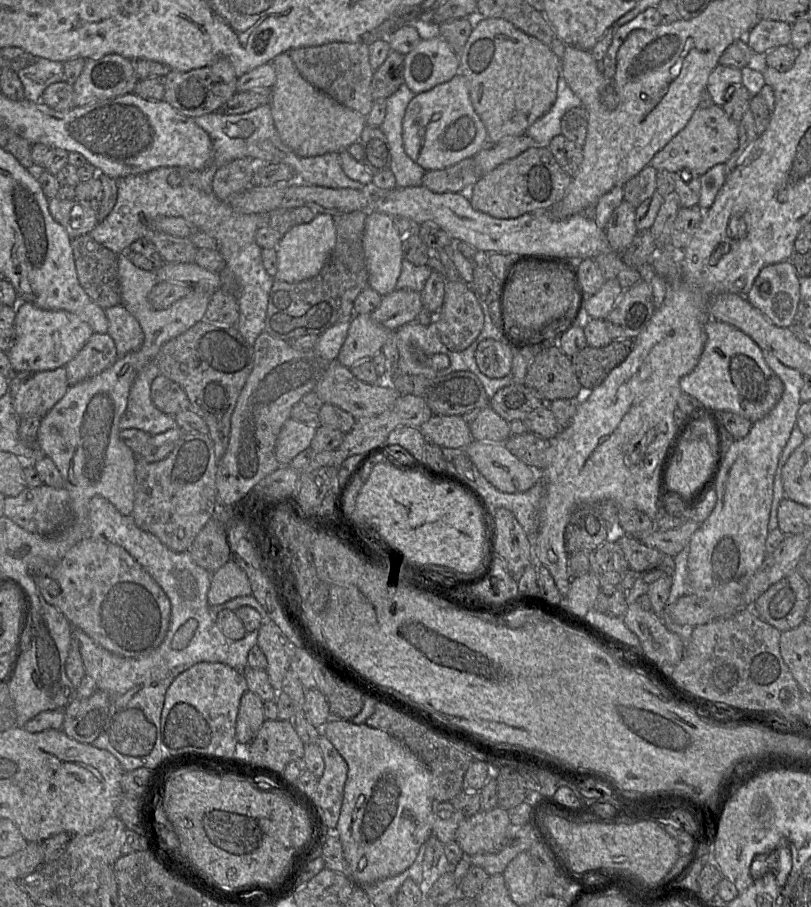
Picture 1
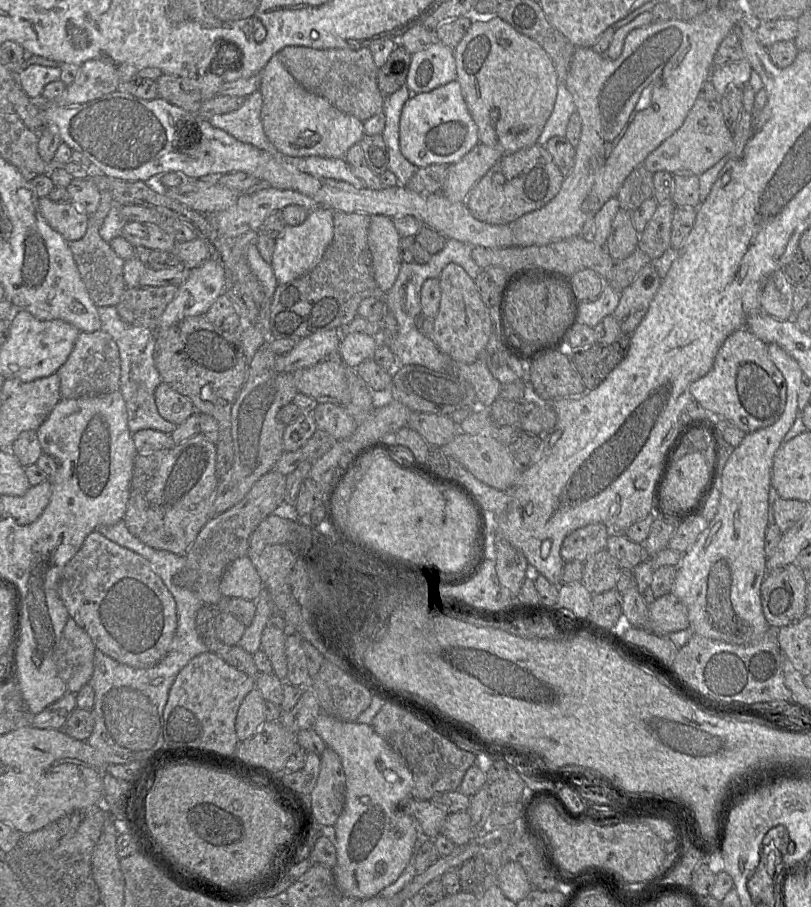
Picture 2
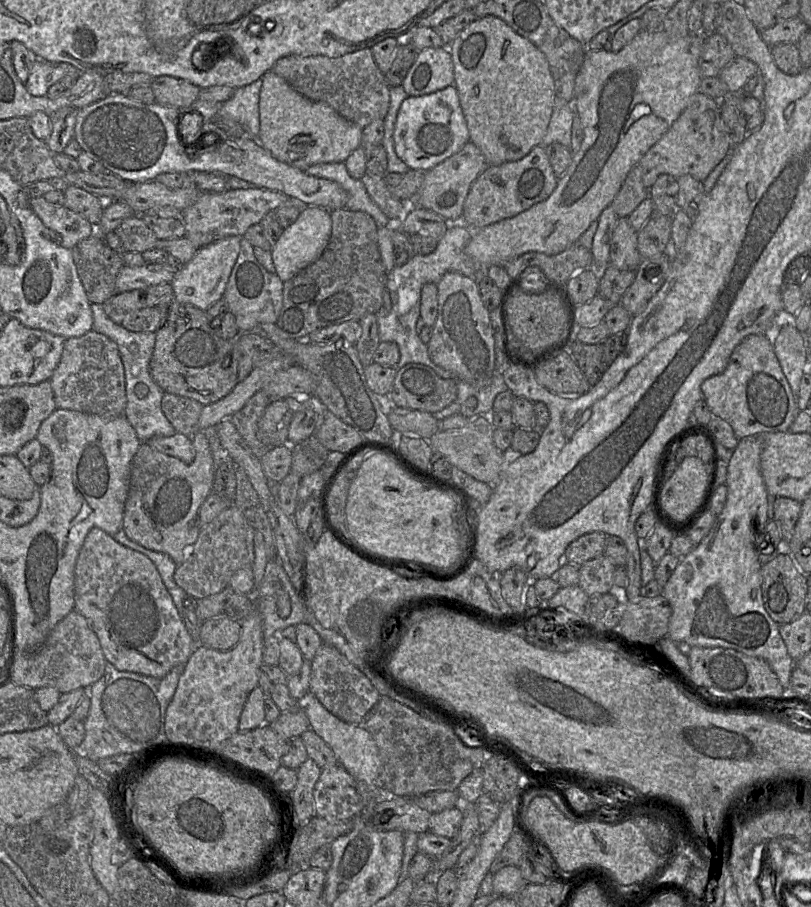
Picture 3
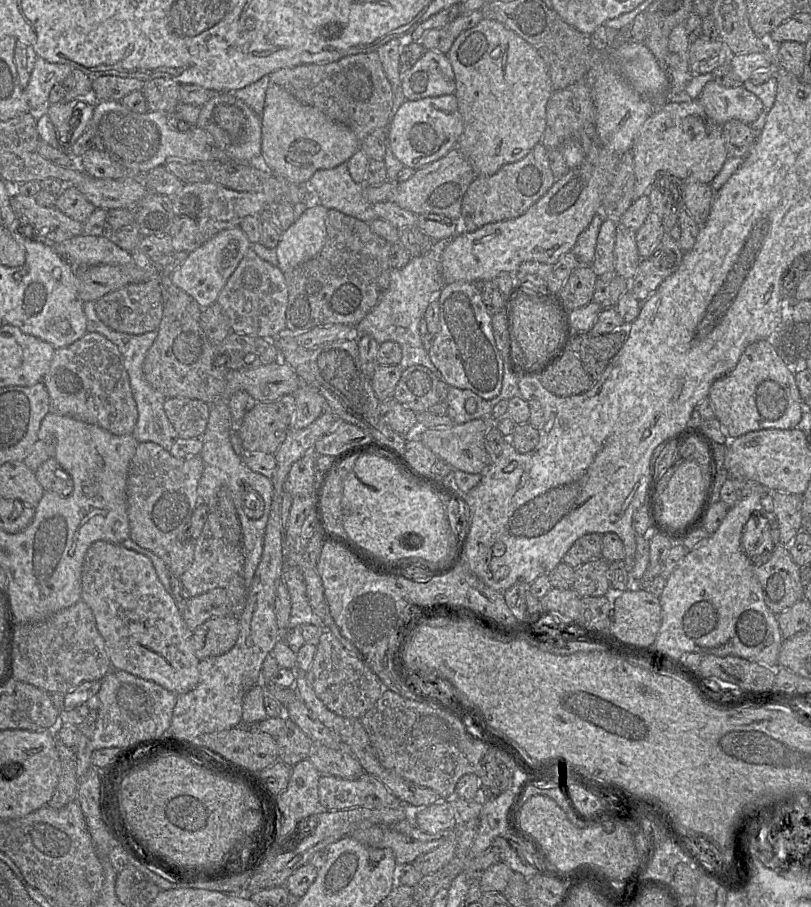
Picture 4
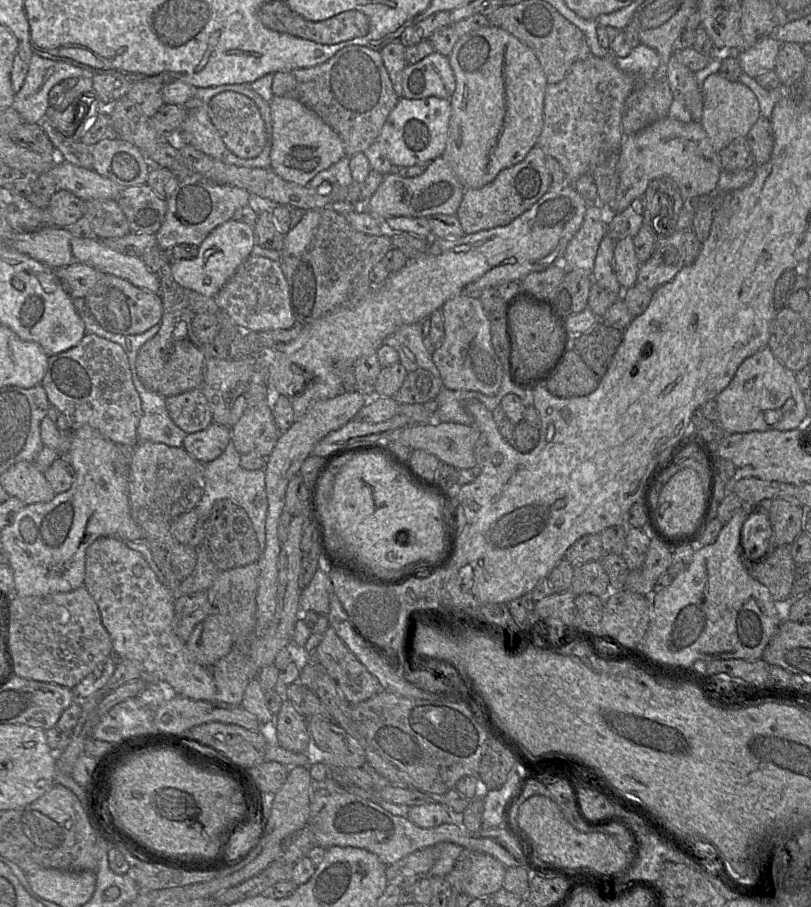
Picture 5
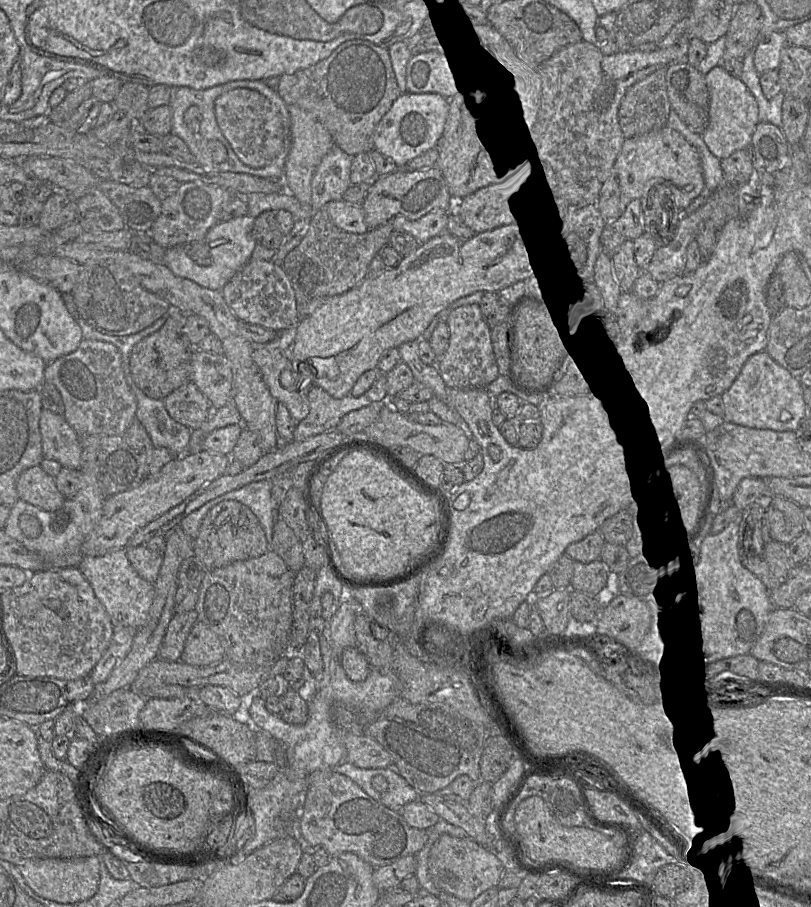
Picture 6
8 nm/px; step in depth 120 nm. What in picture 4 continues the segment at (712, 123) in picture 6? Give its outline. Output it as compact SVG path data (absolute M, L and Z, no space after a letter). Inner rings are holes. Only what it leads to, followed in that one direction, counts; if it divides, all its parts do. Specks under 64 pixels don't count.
M713 80L709 81L698 100L706 114L720 126L731 119L750 125L764 110L761 100L742 84L725 87Z

